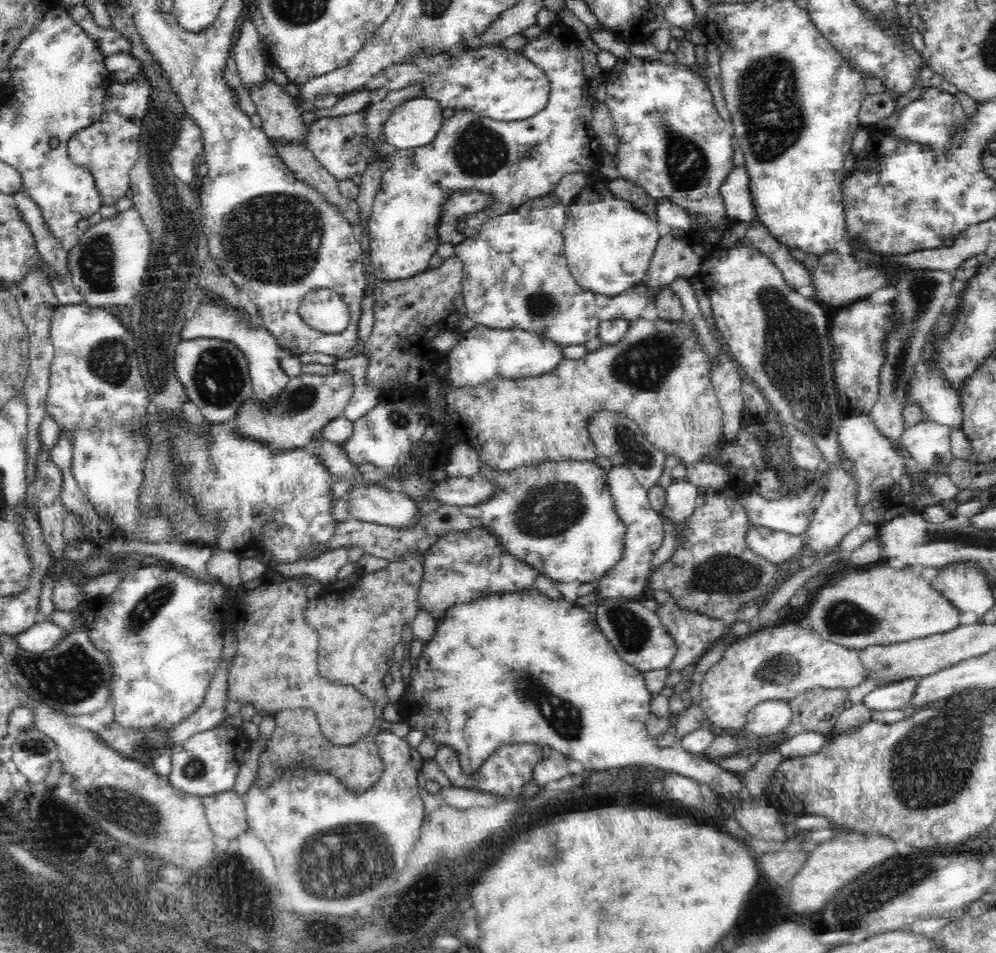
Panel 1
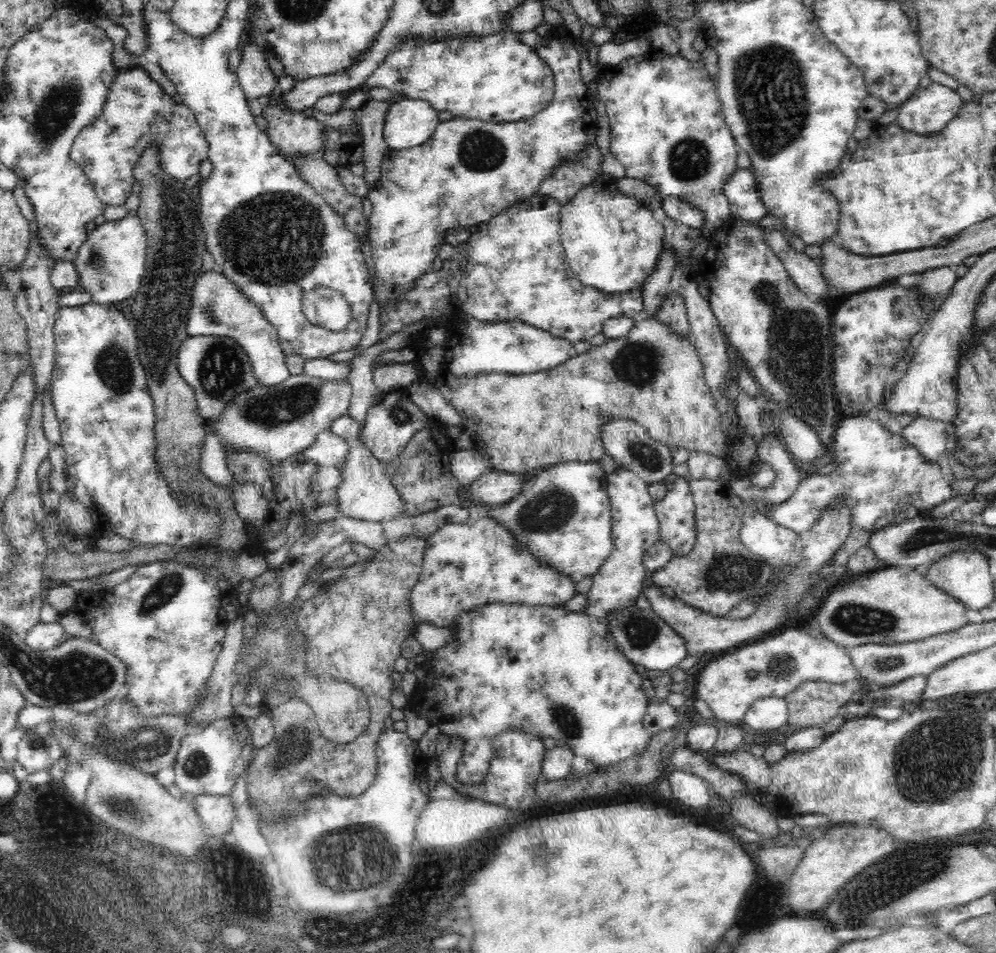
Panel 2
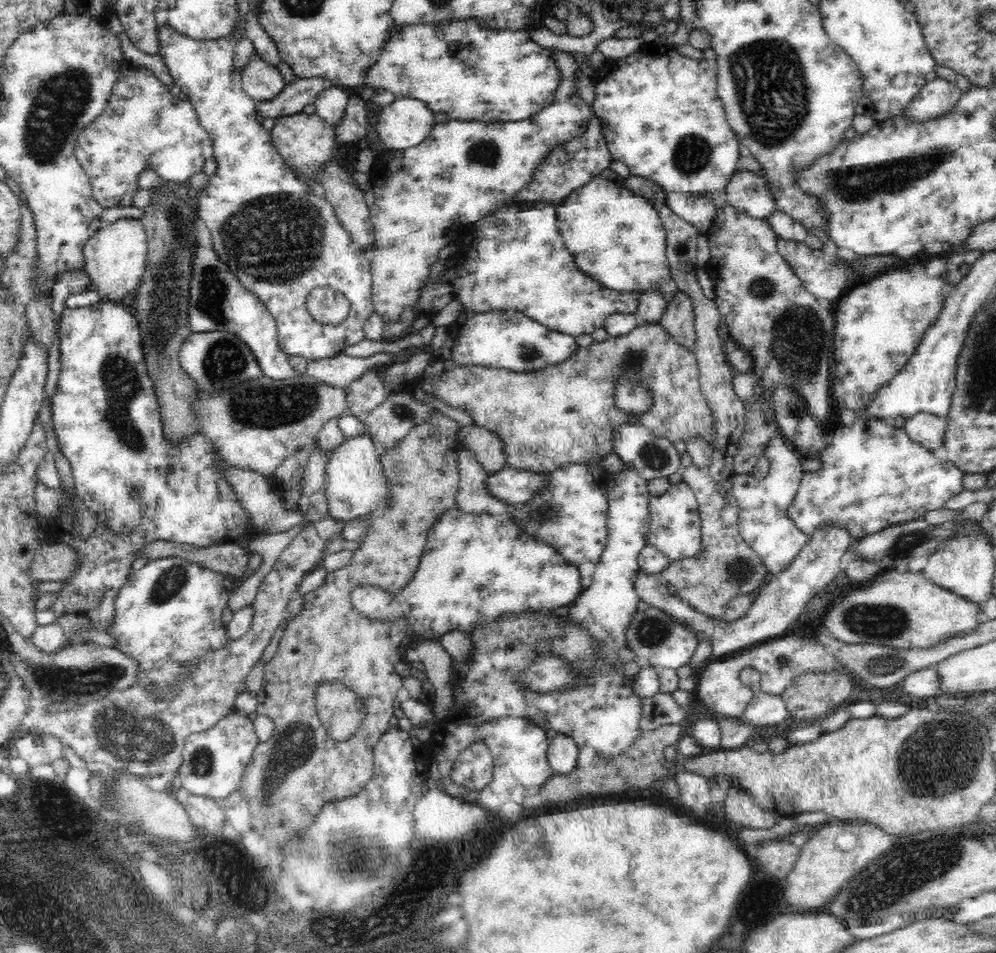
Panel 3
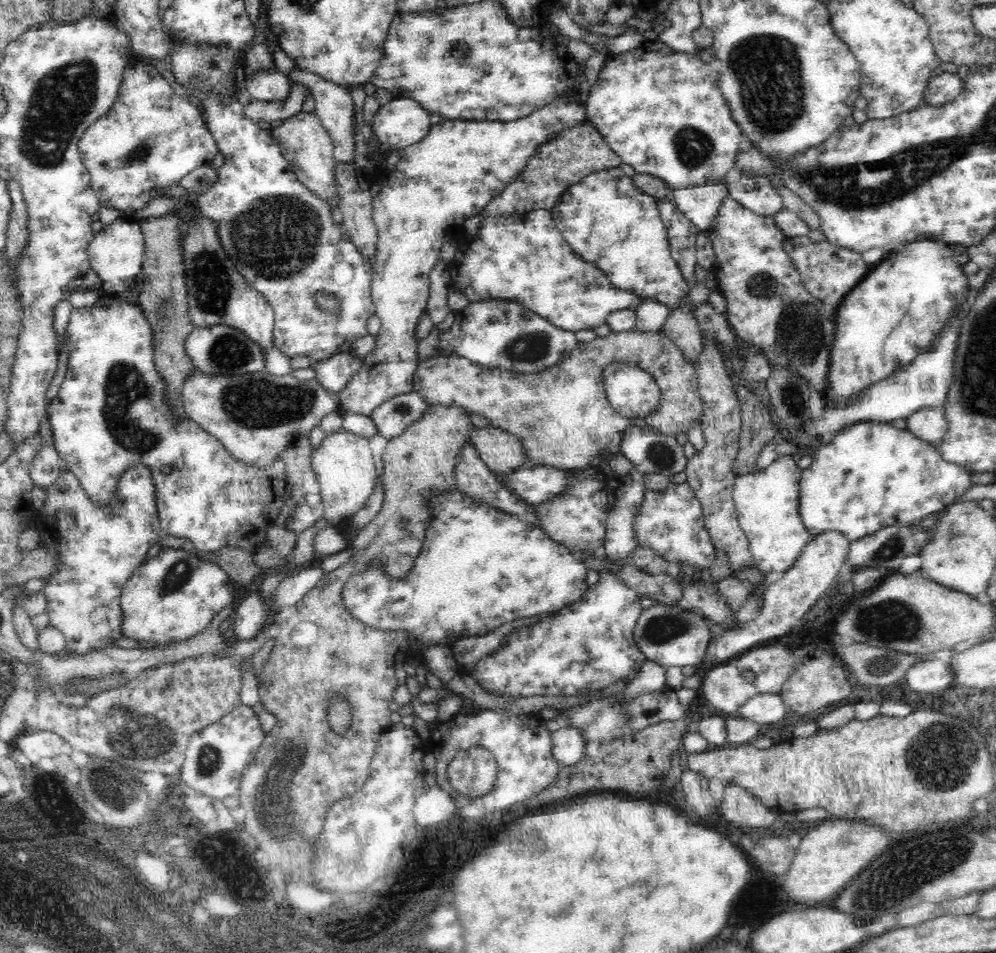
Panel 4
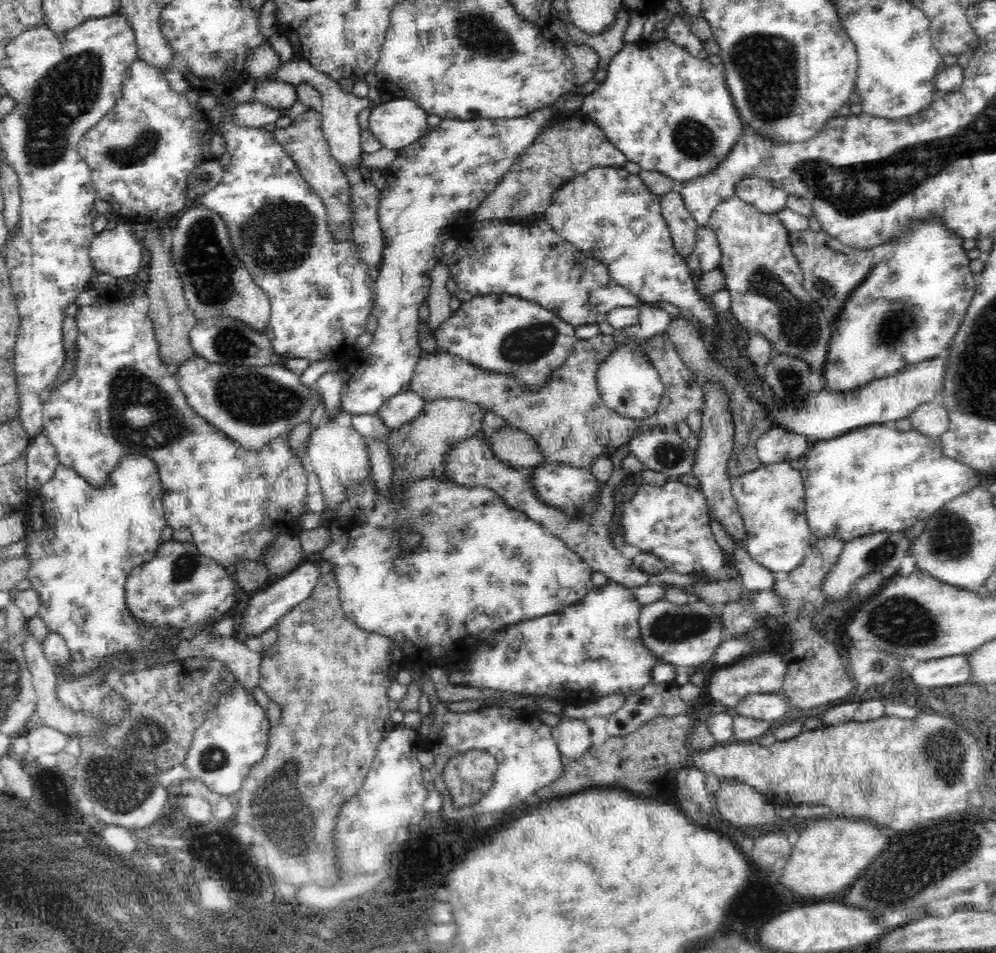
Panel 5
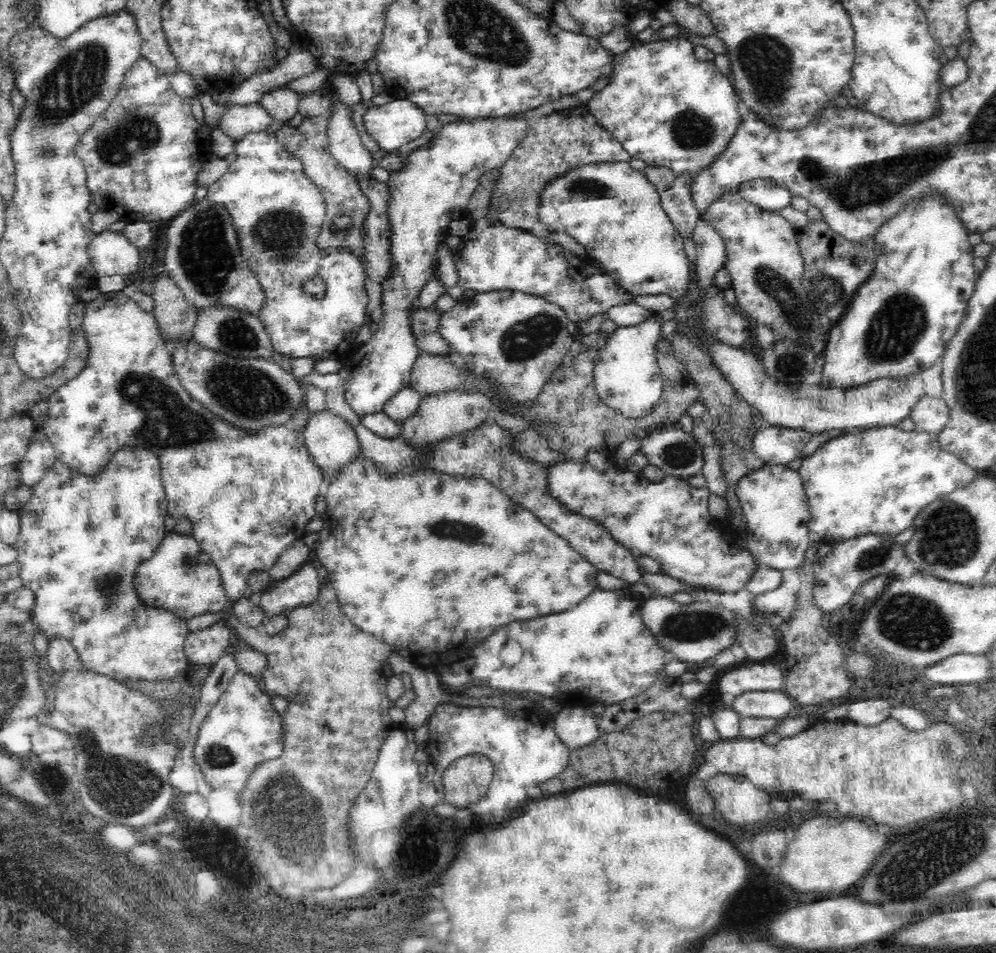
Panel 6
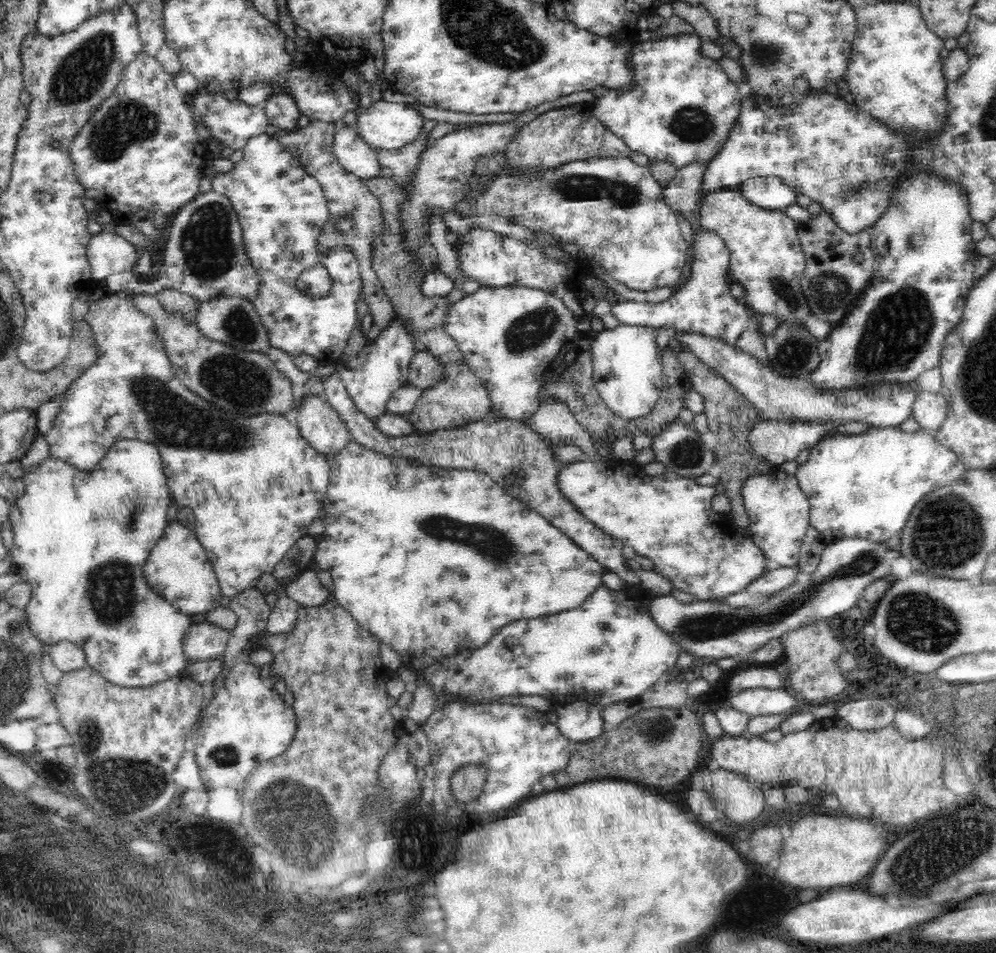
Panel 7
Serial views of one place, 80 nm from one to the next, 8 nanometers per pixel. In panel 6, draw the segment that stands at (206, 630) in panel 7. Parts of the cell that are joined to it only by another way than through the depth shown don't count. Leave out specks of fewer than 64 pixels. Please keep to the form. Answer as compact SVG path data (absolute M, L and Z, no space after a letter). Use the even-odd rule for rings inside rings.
M218 621L209 628L189 631L185 639L186 658L191 665L218 662L226 647L234 641L234 632L226 622Z

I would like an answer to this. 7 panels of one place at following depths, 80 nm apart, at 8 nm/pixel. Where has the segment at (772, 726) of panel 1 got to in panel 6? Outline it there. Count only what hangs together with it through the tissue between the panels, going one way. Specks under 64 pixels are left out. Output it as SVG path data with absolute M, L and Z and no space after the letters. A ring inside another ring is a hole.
M756 690L736 696L732 708L746 718L784 719L796 706L784 690Z

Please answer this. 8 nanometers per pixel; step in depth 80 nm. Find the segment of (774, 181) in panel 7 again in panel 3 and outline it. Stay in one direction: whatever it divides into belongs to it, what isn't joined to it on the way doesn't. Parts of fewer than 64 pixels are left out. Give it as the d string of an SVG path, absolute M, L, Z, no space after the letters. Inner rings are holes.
M739 169L726 185L726 192L728 205L748 216L766 219L778 210L774 194L759 173Z

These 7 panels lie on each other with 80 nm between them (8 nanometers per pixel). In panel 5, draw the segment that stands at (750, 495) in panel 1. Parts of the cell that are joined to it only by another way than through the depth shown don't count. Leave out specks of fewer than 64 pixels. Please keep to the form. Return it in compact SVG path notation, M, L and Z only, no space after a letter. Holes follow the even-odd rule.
M893 425L861 426L840 436L817 441L800 470L805 488L805 509L812 541L825 536L850 542L880 531L906 531L936 512L954 496L980 483L980 473L962 461L944 456L938 436L924 436L917 430L898 431Z

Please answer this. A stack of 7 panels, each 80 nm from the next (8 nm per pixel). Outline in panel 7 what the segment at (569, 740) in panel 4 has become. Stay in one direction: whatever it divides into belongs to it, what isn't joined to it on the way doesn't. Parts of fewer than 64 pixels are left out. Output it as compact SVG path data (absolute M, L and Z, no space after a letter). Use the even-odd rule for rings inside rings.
M574 700L570 704L557 706L554 710L558 715L556 722L558 730L573 744L598 738L604 731L600 706L592 704L588 700Z

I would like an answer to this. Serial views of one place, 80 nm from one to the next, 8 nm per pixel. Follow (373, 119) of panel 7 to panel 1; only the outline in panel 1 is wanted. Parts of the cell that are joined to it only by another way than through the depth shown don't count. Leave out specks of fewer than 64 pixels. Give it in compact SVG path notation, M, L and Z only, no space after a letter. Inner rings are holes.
M428 97L402 102L390 113L383 128L387 144L399 150L430 144L445 121L443 108Z

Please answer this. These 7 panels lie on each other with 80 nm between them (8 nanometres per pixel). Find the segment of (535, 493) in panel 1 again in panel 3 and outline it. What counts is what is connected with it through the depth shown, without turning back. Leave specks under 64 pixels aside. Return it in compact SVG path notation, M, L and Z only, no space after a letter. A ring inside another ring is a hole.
M569 464L557 468L549 474L549 486L543 488L539 495L534 495L527 503L517 505L517 514L510 516L510 518L516 520L517 524L521 524L521 530L528 532L530 536L537 536L538 540L545 541L546 544L557 548L568 564L580 566L584 560L588 560L596 565L600 562L608 540L607 477L608 472L602 469L599 464Z

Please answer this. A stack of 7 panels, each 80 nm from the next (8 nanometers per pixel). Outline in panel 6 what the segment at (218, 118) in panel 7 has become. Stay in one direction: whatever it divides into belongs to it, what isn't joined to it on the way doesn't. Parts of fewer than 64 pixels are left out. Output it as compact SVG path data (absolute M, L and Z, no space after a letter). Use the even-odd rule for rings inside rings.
M258 102L247 105L232 105L221 118L220 128L234 138L234 143L254 132L266 131L270 113Z

